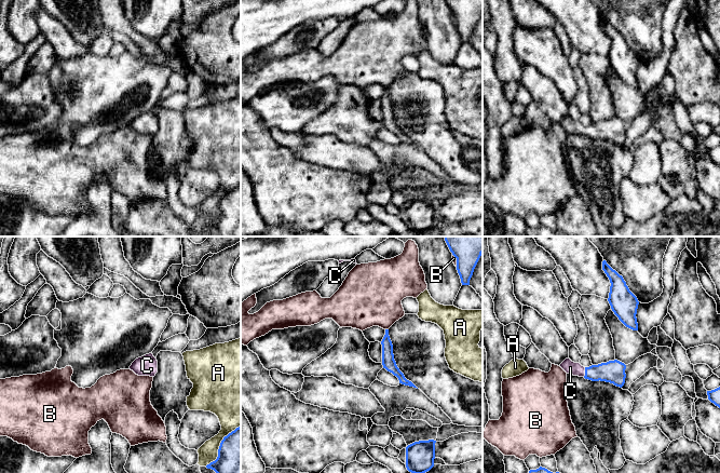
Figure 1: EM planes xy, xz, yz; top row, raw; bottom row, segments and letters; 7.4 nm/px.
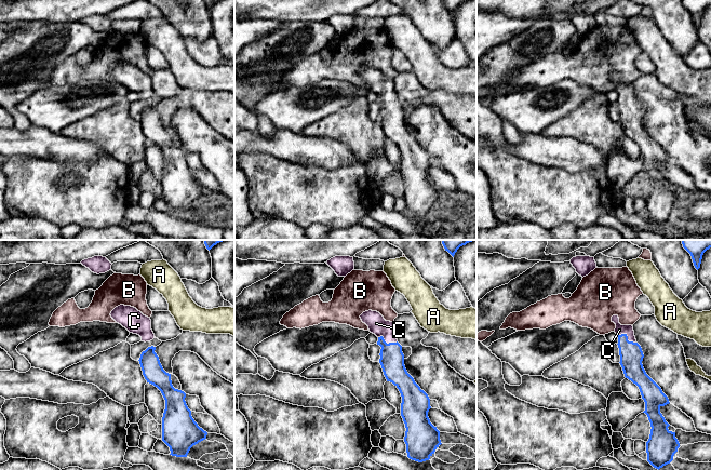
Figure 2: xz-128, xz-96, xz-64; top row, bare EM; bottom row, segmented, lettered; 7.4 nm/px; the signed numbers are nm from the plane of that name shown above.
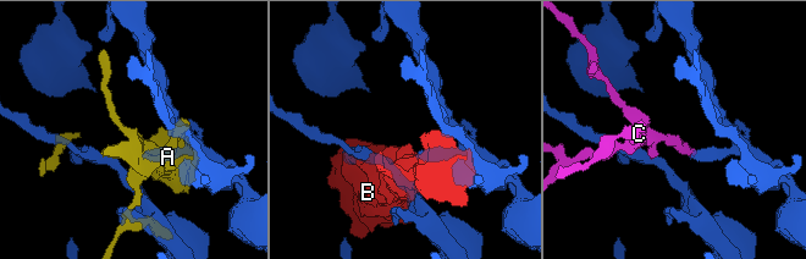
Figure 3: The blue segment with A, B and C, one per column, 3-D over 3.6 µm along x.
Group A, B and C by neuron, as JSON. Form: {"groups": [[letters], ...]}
{"groups": [["A"], ["B"], ["C"]]}

